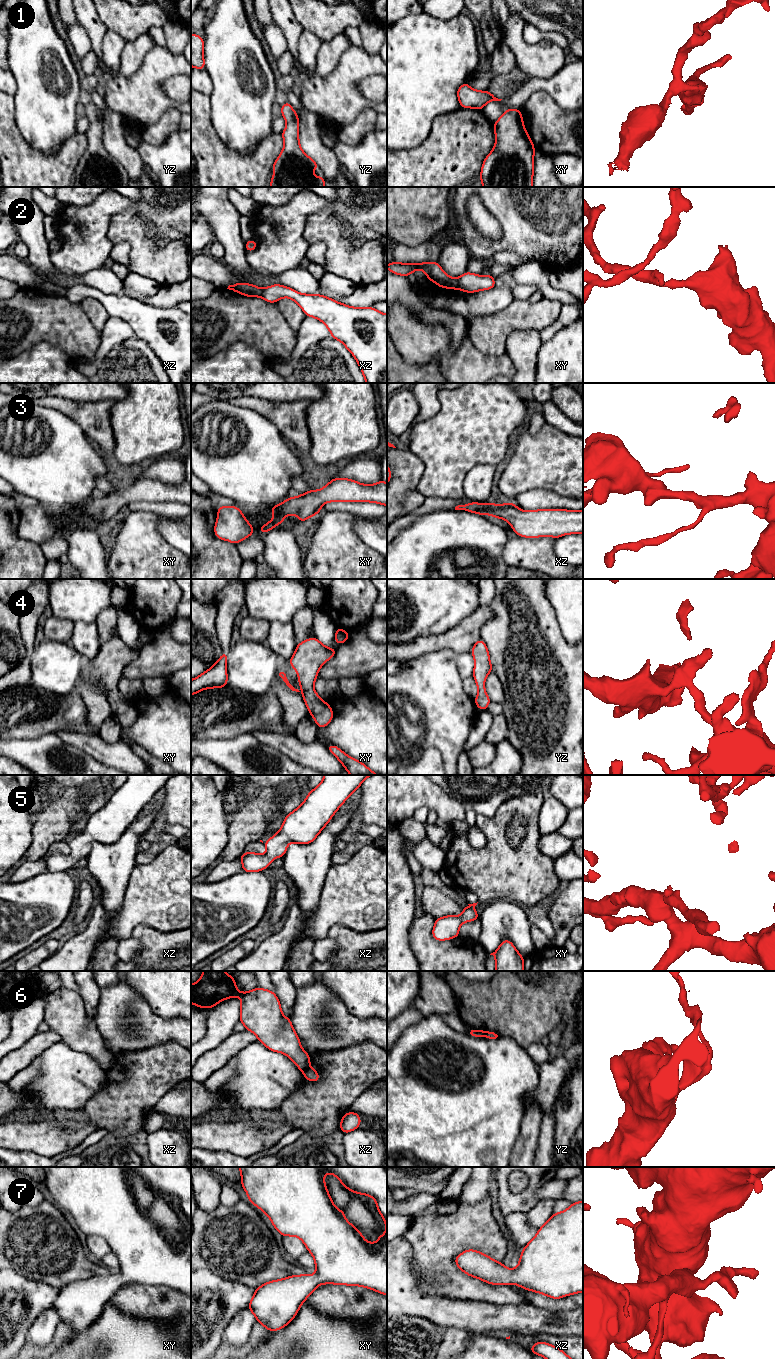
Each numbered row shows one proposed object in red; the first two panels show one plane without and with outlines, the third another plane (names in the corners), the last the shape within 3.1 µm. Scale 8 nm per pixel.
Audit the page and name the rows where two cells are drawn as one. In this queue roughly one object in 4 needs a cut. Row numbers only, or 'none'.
2, 6

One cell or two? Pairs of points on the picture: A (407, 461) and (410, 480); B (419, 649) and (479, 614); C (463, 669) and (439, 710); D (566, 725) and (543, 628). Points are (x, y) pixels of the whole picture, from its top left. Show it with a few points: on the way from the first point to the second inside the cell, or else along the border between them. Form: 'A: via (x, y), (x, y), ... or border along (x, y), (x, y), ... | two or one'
A: via (407, 466), (407, 475) | one
B: via (434, 643), (455, 639), (465, 629) | one
C: border along (455, 654), (455, 666), (458, 674), (463, 679) | two
D: via (554, 701), (554, 691), (543, 677), (543, 652) | one

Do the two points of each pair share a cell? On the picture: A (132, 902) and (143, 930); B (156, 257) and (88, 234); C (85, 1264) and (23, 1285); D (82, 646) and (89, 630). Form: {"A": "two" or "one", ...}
{"A": "two", "B": "two", "C": "two", "D": "one"}

